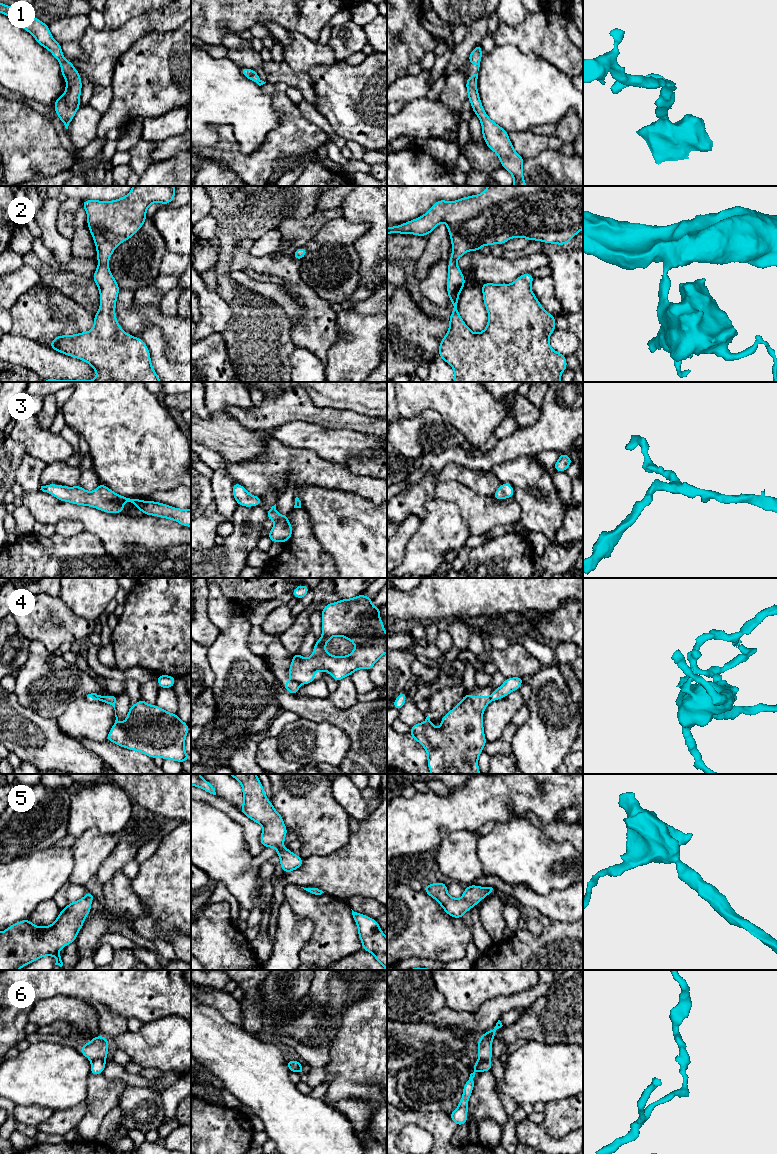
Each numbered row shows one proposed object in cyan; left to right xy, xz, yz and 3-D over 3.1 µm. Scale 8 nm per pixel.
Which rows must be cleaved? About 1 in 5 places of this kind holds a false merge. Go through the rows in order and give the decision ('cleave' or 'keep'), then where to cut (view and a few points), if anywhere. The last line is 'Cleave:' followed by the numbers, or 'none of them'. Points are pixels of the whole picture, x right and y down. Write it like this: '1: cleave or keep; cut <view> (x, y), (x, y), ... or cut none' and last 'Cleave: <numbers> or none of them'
1: keep; cut none
2: keep; cut none
3: keep; cut none
4: cleave; cut xz (290, 678), (298, 685)
5: keep; cut none
6: cleave; cut xy (104, 1059), (93, 1059), (91, 1061)
Cleave: 4, 6

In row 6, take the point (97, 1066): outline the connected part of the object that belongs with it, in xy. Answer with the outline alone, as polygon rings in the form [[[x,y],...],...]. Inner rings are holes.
[[[95,1059],[91,1061],[91,1069],[90,1073],[94,1075],[98,1075],[103,1073],[105,1069],[106,1061],[101,1059]]]

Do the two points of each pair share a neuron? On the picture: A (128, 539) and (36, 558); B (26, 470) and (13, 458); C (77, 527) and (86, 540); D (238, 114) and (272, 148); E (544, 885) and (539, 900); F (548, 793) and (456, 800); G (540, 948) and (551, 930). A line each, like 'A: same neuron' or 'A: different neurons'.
A: different neurons
B: different neurons
C: different neurons
D: different neurons
E: different neurons
F: same neuron
G: same neuron

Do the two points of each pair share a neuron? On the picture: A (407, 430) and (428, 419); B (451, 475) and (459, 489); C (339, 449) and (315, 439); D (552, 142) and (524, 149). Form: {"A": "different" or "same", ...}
{"A": "same", "B": "different", "C": "same", "D": "same"}

